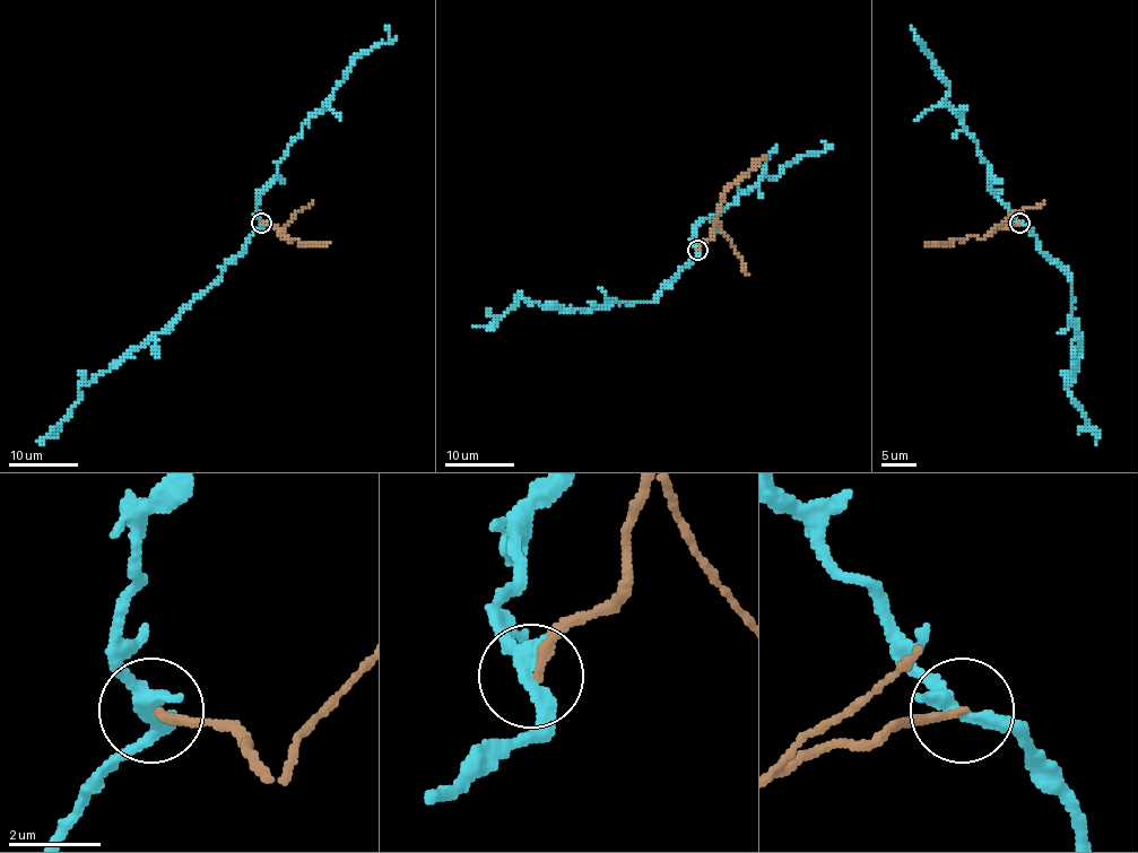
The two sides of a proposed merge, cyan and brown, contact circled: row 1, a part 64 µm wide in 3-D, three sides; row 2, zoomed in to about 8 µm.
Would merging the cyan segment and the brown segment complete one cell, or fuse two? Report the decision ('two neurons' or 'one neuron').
two neurons

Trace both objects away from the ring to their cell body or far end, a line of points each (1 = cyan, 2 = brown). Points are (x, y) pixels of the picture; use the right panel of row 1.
1: (1021, 223), (1073, 284), (1073, 320), (1082, 356), (1067, 386), (1097, 445)
2: (1021, 223), (998, 227), (983, 237), (966, 236), (926, 243)

